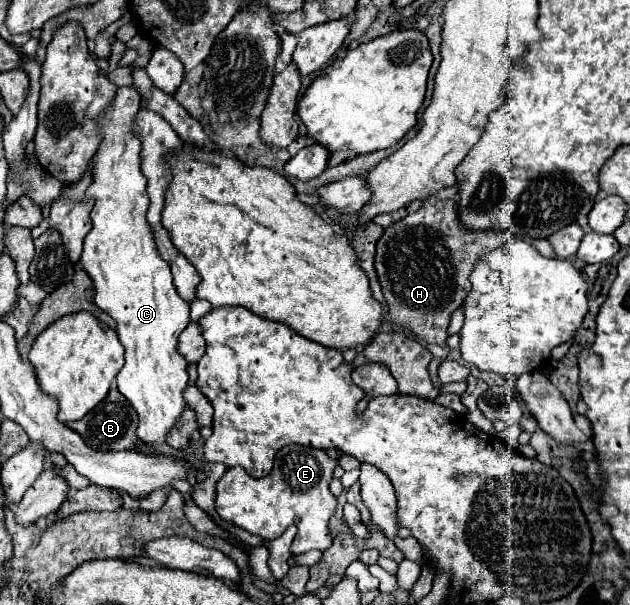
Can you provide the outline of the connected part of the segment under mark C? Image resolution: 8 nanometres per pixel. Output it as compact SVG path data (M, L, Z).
M132 86L116 88L116 96L106 108L106 112L98 114L98 134L100 144L90 160L90 174L92 184L86 188L84 200L94 200L94 208L90 212L94 228L88 232L84 240L84 252L80 258L82 268L90 276L94 284L94 304L108 312L116 320L116 334L126 350L126 364L116 376L116 386L120 394L128 398L128 402L138 412L138 438L150 446L166 444L166 436L174 426L176 418L186 408L186 400L182 390L188 386L188 372L186 360L176 350L180 332L190 322L190 304L182 300L176 292L170 264L158 254L152 226L146 220L148 212L148 192L146 192L146 176L140 170L140 138L134 134L134 118L140 110L140 96L134 92Z

